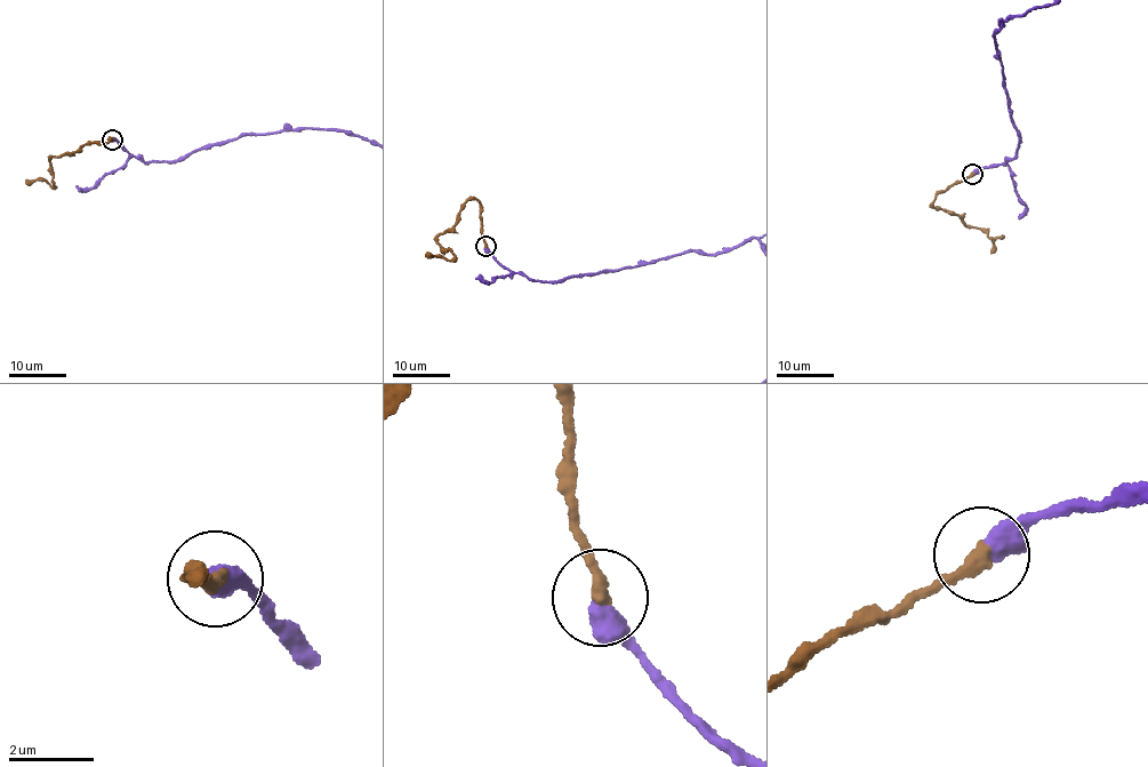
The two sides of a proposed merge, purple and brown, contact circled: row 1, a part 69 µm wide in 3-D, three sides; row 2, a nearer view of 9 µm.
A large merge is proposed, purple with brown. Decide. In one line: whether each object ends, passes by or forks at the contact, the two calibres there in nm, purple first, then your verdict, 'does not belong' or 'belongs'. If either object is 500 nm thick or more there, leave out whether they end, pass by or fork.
550/340 nm | belongs

